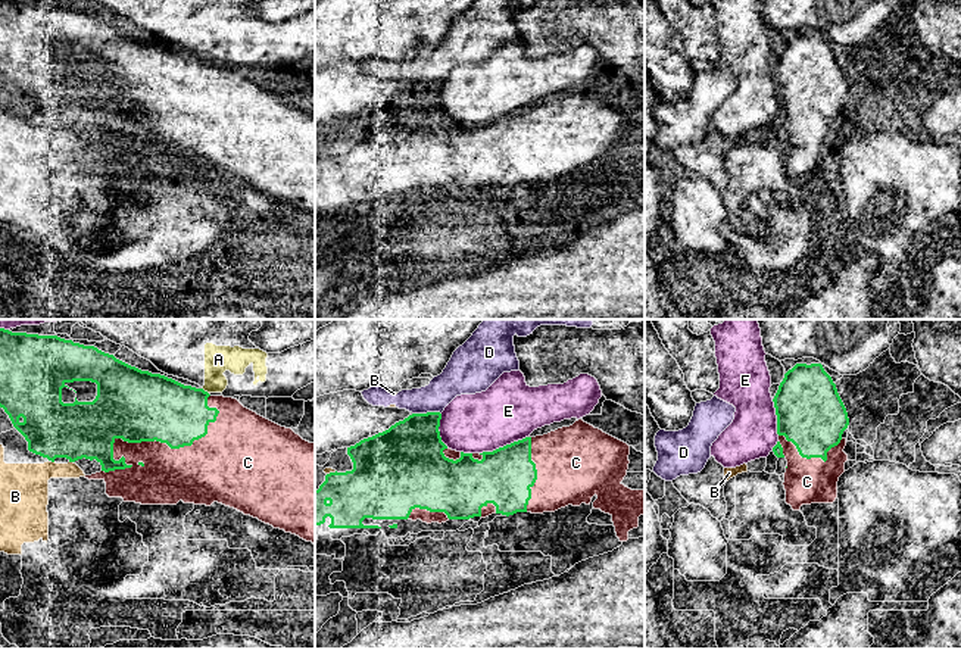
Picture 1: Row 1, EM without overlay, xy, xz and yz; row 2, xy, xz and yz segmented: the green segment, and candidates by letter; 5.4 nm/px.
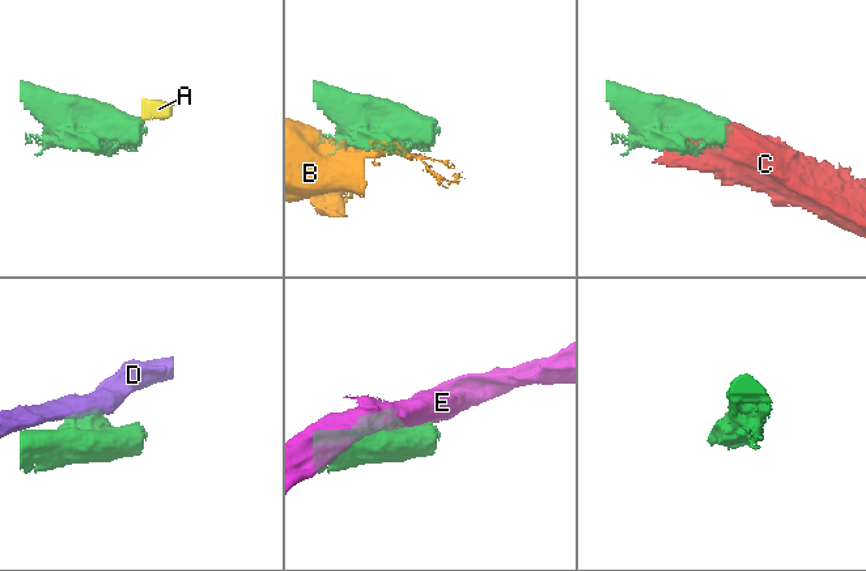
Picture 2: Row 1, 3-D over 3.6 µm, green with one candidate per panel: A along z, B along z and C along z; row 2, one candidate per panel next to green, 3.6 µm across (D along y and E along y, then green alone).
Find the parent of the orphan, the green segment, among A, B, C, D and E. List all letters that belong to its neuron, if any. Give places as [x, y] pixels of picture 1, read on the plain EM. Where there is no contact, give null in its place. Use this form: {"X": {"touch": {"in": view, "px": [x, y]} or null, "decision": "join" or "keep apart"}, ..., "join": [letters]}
{"A": {"touch": {"in": "xy", "px": [203, 61]}, "decision": "keep apart"}, "B": {"touch": {"in": "xy", "px": [71, 131]}, "decision": "keep apart"}, "C": {"touch": {"in": "xy", "px": [152, 111]}, "decision": "join"}, "D": {"touch": {"in": "xz", "px": [427, 83]}, "decision": "keep apart"}, "E": {"touch": {"in": "xz", "px": [504, 116]}, "decision": "keep apart"}, "join": ["C"]}

